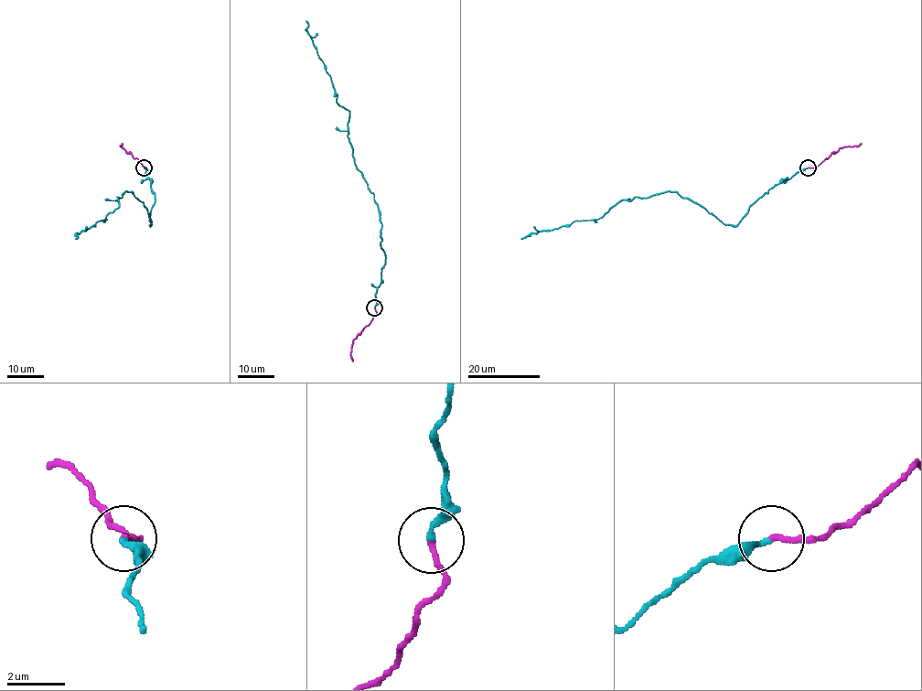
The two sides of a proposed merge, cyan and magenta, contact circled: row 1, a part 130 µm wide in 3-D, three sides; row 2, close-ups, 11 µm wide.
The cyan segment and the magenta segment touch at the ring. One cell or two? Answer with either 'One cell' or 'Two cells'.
One cell

